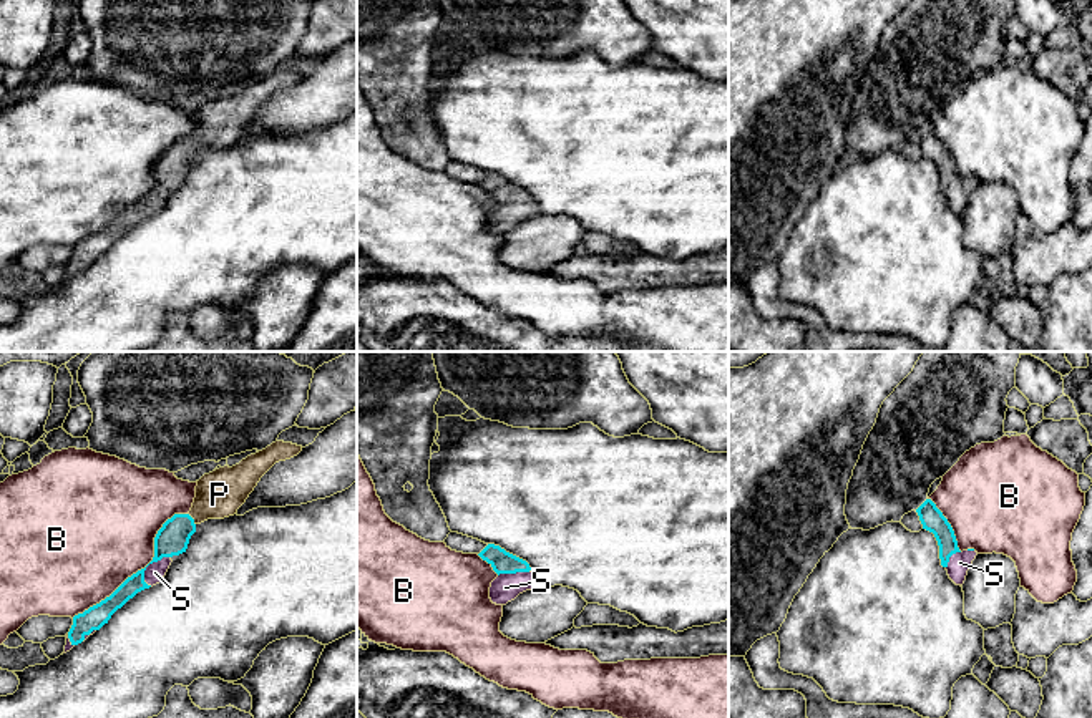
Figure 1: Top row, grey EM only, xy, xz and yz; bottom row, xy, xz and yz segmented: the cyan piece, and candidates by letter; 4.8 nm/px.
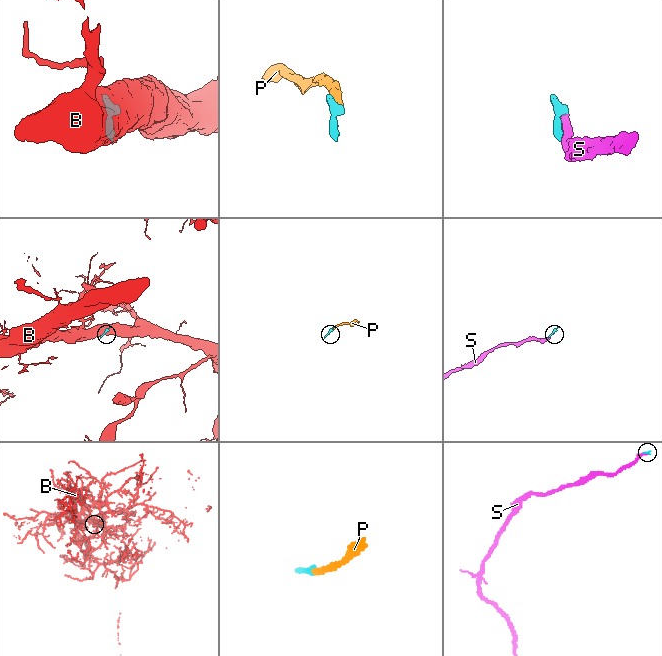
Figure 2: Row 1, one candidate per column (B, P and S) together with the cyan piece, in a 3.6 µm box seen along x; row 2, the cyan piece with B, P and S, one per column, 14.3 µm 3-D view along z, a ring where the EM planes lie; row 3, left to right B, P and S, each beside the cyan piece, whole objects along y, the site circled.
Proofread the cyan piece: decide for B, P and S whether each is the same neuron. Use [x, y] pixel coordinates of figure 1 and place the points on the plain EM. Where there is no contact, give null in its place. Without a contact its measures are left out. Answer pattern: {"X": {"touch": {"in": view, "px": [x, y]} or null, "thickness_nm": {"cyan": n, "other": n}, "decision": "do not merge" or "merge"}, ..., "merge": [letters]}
{"B": {"touch": {"in": "xy", "px": [141, 198]}, "thickness_nm": {"cyan": 160, "other": 480}, "decision": "do not merge"}, "P": {"touch": {"in": "xy", "px": [193, 148]}, "thickness_nm": {"cyan": 160, "other": 220}, "decision": "merge"}, "S": {"touch": {"in": "xy", "px": [148, 193]}, "thickness_nm": {"cyan": 160, "other": 100}, "decision": "merge"}, "merge": ["P", "S"]}

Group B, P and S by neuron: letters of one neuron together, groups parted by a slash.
B / P S

